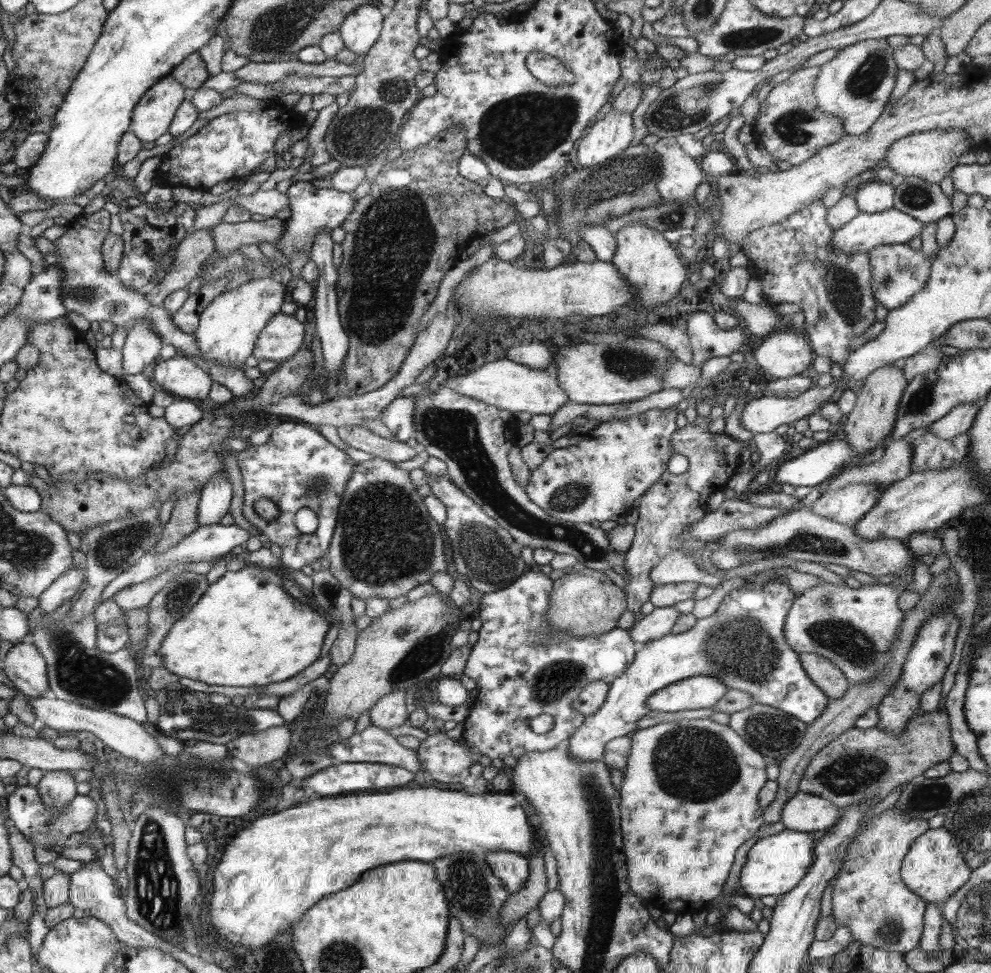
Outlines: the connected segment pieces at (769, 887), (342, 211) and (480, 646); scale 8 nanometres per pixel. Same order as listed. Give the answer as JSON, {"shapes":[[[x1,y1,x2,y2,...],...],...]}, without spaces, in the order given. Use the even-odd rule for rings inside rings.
{"shapes":[[[784,829,775,835,758,839,748,850,747,860,743,865,739,885,744,895,751,898,786,894,790,892,802,878,814,860,814,839,806,832]],[[311,178,292,183,287,190,287,199,291,210,291,216,284,220,285,229,279,241,275,244,280,254,290,262,297,252,311,254,311,248,315,244,315,236,323,230,338,228,353,211,356,199,353,193,342,192,332,188,320,188,311,183]],[[526,570,526,574,522,575,521,578,517,578,516,582,513,582,512,585,506,587,502,590,497,590,496,592,484,593,484,596,481,598,479,603,480,612,480,620,482,620,482,625,480,630,478,630,478,642,474,644,471,648,469,657,467,658,465,669,463,674,466,678,473,679,476,683,477,690,477,698,470,702,471,709,469,710,468,716,465,720,465,727,463,728,463,735,454,740,454,748,450,746,450,744,446,744,446,741,450,740,447,736,444,736,445,732,438,732,433,736,427,736,423,741,421,741,420,746,417,748,417,757,420,761,422,768,426,771,426,775,431,783,462,783,462,780,466,778,466,774,468,774,468,770,470,770,470,766,474,764,474,762,478,762,479,754,486,754,488,758,494,760,494,758,503,759,505,756,514,756,514,758,520,758,529,752,542,752,544,750,552,750,557,748,561,742,564,740,568,740,573,736,574,733,577,732,578,728,584,724,585,715,578,711,575,707,575,704,578,700,578,695,582,692,582,689,591,682,596,682,597,680,601,680,602,682,607,682,609,685,612,684,618,677,622,676,626,669,629,668,629,665,633,662,635,655,637,652,644,647,644,643,638,643,630,638,629,630,623,630,622,628,616,627,612,628,610,632,604,632,604,634,598,634,597,637,588,636,588,637,576,637,572,638,572,636,564,636,562,632,558,634,558,630,552,630,550,628,549,622,545,619,545,614,547,613,549,604,550,604,550,595,553,589,553,581,546,574,540,572,533,572,531,570],[540,714,550,714,554,718,554,727,544,733,537,734,532,731,530,727,530,720,532,718,536,718,536,716,540,716]]]}

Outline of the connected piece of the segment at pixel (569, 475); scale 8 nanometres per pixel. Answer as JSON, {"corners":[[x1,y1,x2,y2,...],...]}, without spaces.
{"corners":[[676,409,648,410,628,418,598,423,577,444,552,450,544,462,531,471,525,486,526,495,550,517,562,521,590,524,594,521,616,521,618,516,626,516,632,509,632,502,644,497,667,470,668,459,673,455,673,434,678,430,677,413]]}

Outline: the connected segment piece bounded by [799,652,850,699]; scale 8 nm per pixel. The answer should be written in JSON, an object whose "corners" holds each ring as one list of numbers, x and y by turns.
{"corners":[[803,652,799,659,810,680,829,699,842,698,846,694,850,687,849,680,833,662,813,652]]}

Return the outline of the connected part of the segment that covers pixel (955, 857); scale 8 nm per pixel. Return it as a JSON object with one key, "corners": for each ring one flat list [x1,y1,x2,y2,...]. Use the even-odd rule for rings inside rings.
{"corners":[[944,827,929,828,910,845,908,854,901,864,904,884,922,900,940,904,950,898,971,878,972,869,966,864,962,851,954,835]]}

